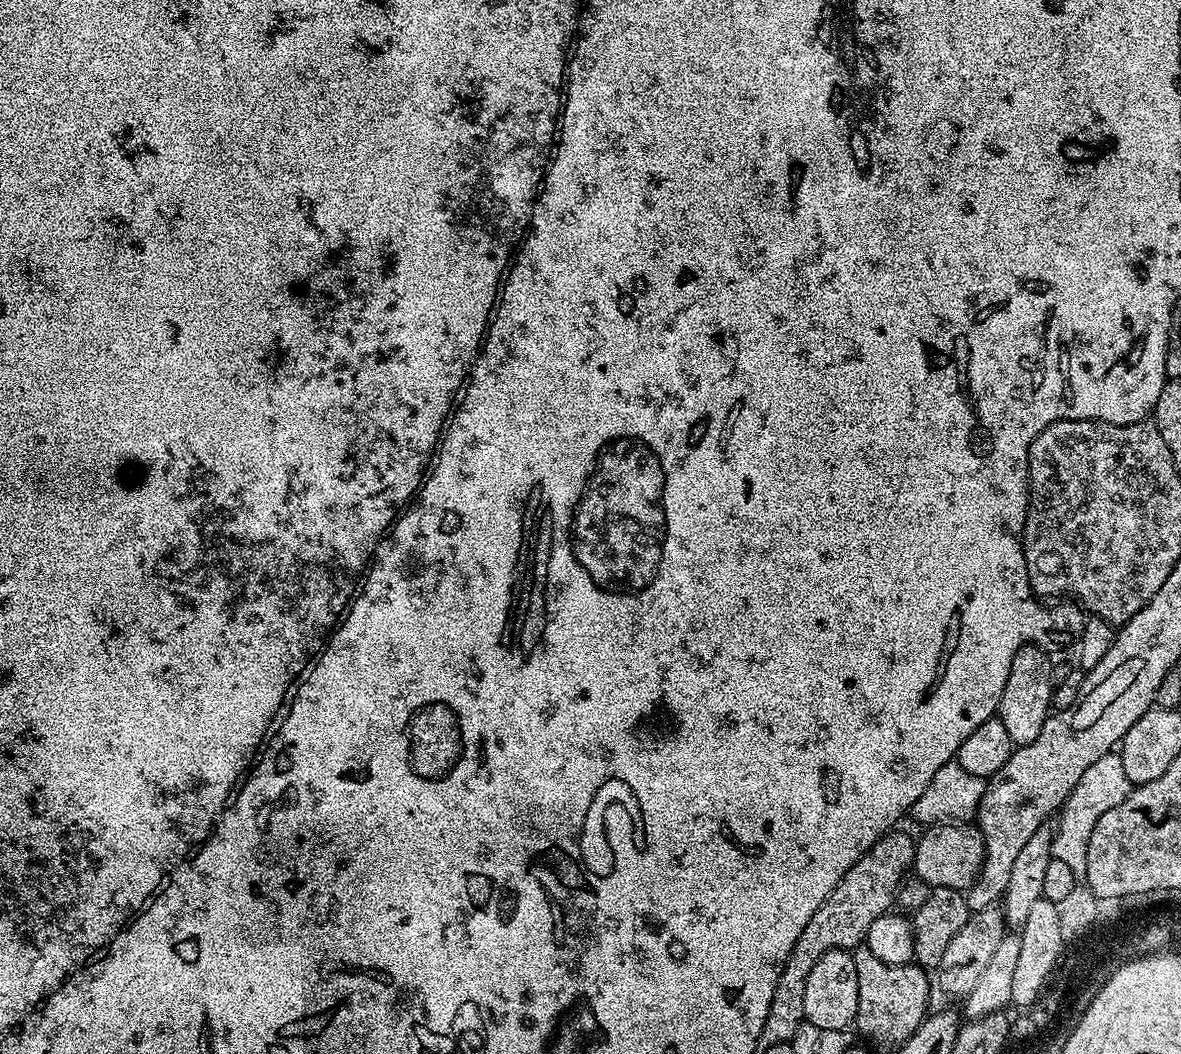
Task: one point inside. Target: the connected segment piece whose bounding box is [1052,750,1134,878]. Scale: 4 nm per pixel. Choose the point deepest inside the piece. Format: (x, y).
(1104, 785)

